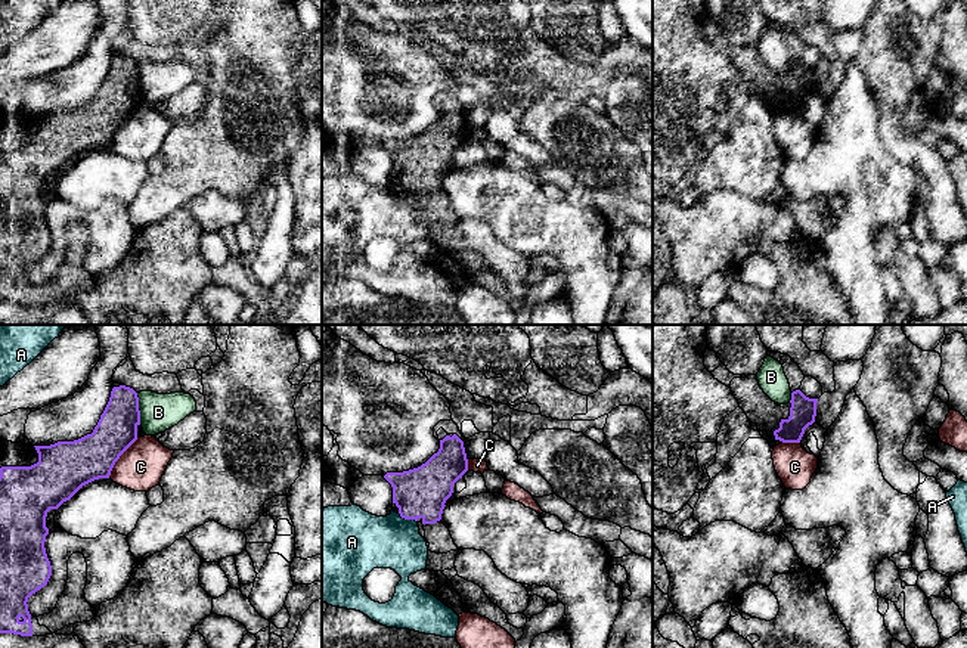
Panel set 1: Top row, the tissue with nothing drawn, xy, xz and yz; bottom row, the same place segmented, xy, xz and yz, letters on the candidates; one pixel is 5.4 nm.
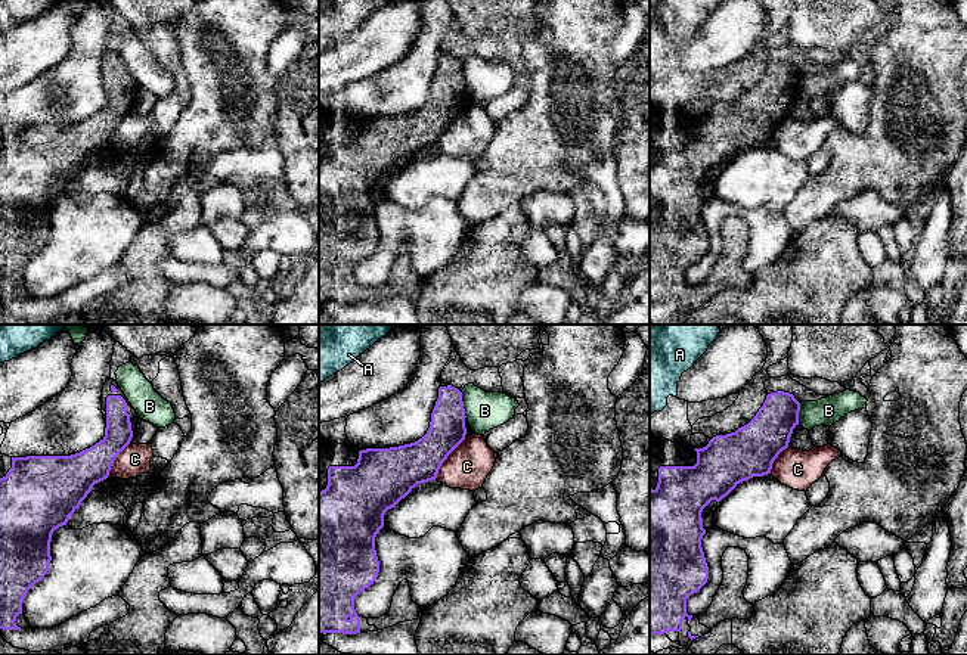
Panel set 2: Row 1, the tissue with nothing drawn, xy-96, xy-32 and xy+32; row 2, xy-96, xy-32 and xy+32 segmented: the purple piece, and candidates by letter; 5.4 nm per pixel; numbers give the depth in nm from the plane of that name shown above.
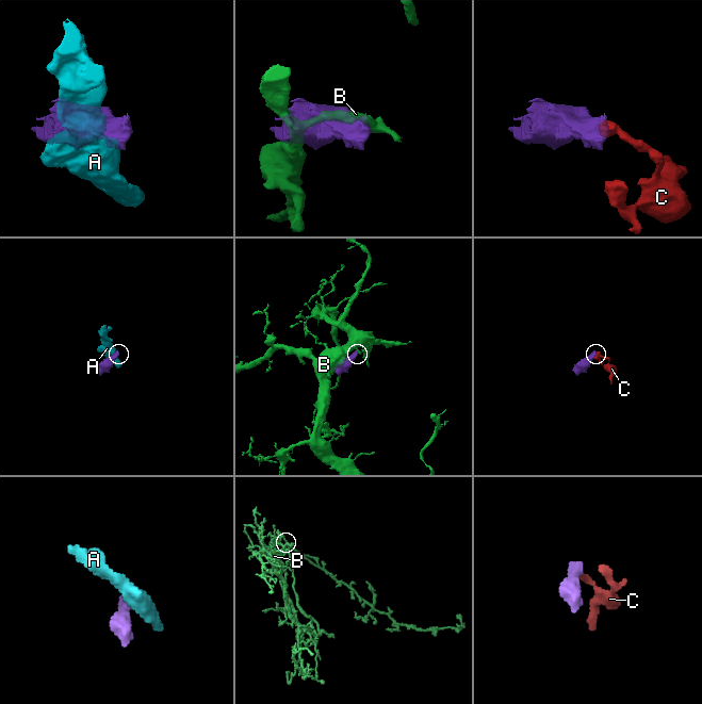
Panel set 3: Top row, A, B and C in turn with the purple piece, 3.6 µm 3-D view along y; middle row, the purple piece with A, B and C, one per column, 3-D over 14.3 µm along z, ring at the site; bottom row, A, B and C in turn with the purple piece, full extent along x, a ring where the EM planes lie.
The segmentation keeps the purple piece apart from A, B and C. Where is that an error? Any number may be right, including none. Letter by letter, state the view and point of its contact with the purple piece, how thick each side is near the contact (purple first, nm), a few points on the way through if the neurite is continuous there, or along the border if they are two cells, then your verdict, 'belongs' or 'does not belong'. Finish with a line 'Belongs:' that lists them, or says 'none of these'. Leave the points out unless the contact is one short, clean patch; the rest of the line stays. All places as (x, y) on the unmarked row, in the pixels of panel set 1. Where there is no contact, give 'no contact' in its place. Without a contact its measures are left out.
A: xz (408, 188) | 280/300 nm | along xz (399, 182), (402, 186), (417, 191) | does not belong
B: xy (138, 78) | 220/200 nm | along xy (136, 62), (140, 93) | does not belong
C: xy (118, 127) | 260/240 nm | along xy (138, 107), (115, 132), (108, 146) | does not belong
Belongs: none of these

